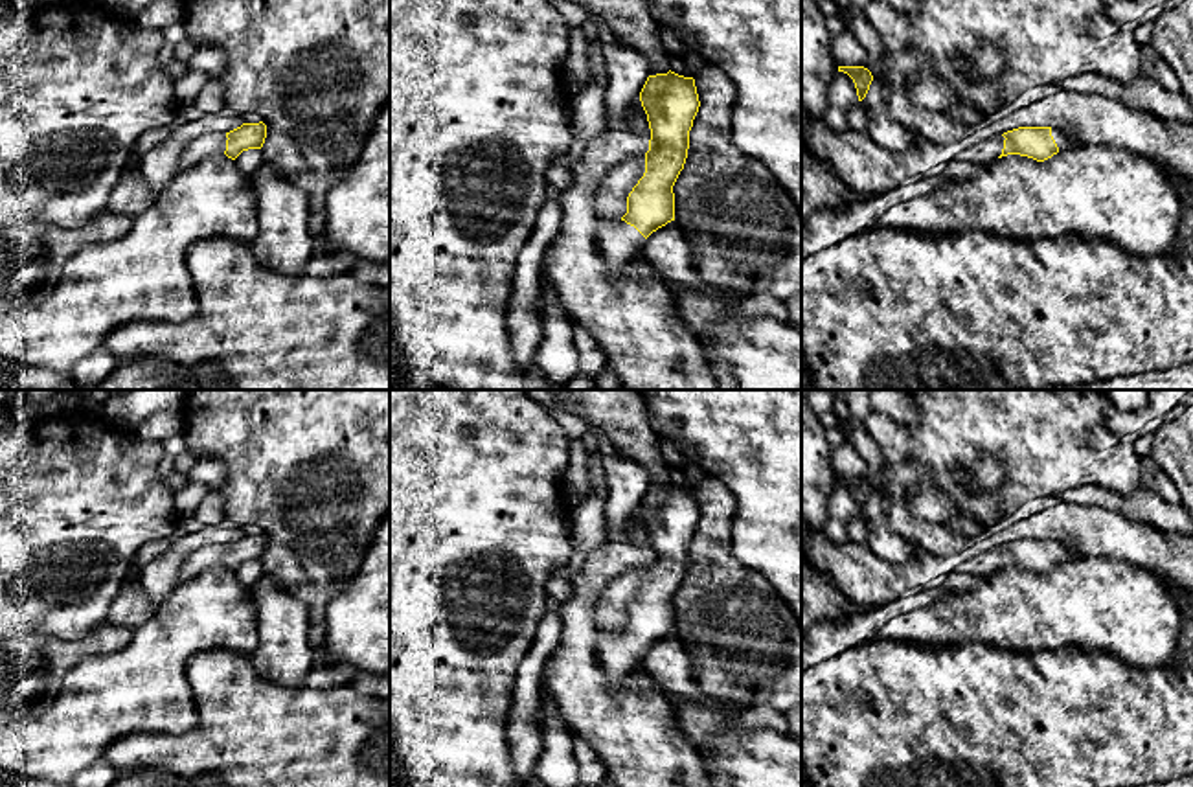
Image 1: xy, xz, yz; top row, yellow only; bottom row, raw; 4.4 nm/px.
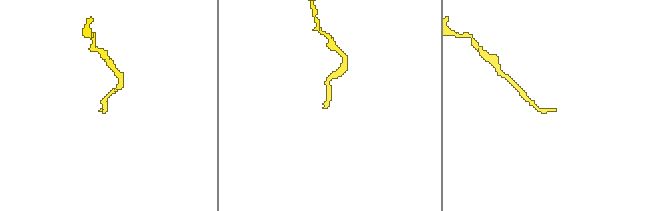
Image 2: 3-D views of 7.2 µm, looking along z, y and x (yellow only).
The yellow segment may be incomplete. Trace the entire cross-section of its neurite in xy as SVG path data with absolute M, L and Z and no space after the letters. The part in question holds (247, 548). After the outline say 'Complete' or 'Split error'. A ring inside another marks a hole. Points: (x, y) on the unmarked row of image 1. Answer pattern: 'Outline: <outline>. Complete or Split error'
Outline: M243 535L241 539L222 546L210 544L193 552L180 568L178 585L186 583L199 574L213 568L226 566L235 572L243 563L261 561L267 550L267 537L259 535Z. Split error

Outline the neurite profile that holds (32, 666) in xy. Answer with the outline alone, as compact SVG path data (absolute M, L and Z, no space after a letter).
M101 623L85 638L68 642L26 633L0 642L0 726L48 712L66 673L88 656L123 649L132 631Z

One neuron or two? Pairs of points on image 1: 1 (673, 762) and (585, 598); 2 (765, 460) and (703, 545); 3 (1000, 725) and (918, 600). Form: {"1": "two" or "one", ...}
{"1": "one", "2": "two", "3": "two"}

